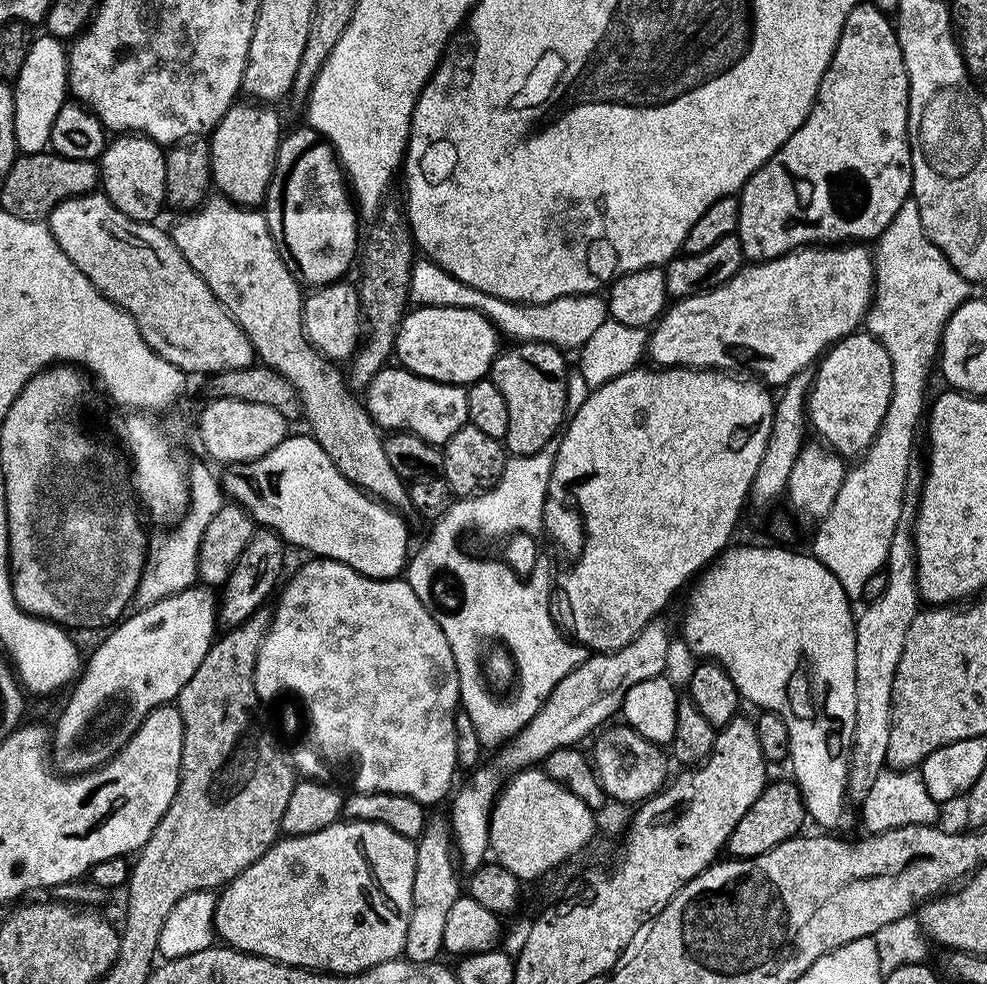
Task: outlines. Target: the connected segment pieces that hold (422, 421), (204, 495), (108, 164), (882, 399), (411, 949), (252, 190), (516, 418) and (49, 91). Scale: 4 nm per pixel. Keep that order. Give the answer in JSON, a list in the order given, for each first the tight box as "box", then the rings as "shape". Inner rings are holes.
[{"box":[366,366,468,446],"shape":[[[399,366],[381,368],[367,384],[366,411],[381,430],[407,430],[418,434],[427,444],[443,446],[459,428],[468,424],[467,387],[427,380]]]},{"box":[133,469,226,609],"shape":[[[206,469],[198,472],[198,481],[189,485],[189,508],[184,521],[187,524],[178,527],[174,532],[149,541],[143,574],[133,596],[135,609],[148,608],[156,605],[162,598],[191,587],[198,578],[199,548],[202,543],[202,520],[213,517],[226,502],[226,496],[216,477],[208,476]]]},{"box":[98,134,166,221],"shape":[[[120,134],[113,140],[116,141],[105,147],[98,161],[103,195],[115,208],[122,210],[122,214],[135,220],[155,221],[160,207],[166,204],[165,149],[139,134]]]},{"box":[810,330,893,446],"shape":[[[857,330],[852,333],[850,336],[844,337],[843,340],[837,342],[837,344],[831,345],[827,349],[826,355],[819,361],[818,367],[820,369],[817,370],[816,376],[814,372],[814,379],[810,384],[810,404],[814,409],[817,408],[820,412],[829,412],[832,416],[837,416],[840,419],[840,429],[837,430],[836,436],[840,440],[861,440],[864,446],[871,444],[872,440],[875,439],[876,433],[880,429],[880,425],[884,421],[884,416],[888,413],[888,407],[892,404],[893,391],[892,391],[892,359],[890,358],[890,354],[886,354],[886,350],[884,347],[877,342],[873,336],[868,335],[867,331]]]},{"box":[403,819,462,964],"shape":[[[429,819],[420,839],[415,841],[414,894],[410,906],[410,926],[406,926],[406,942],[403,959],[419,964],[431,964],[441,959],[444,952],[443,932],[446,918],[454,902],[462,895],[462,876],[456,873],[458,860],[454,855],[454,841],[449,825],[440,820]]]},{"box":[210,102,282,209],"shape":[[[237,102],[226,110],[224,117],[219,120],[210,133],[210,154],[212,155],[212,183],[215,191],[233,204],[240,204],[243,208],[255,209],[263,205],[270,178],[274,174],[274,162],[278,154],[278,146],[282,139],[280,132],[280,116],[275,107],[265,106],[260,102]]]},{"box":[490,342,570,456],"shape":[[[520,342],[509,350],[501,351],[500,355],[492,362],[490,378],[498,390],[502,390],[502,398],[506,398],[506,410],[510,410],[510,426],[503,438],[505,449],[512,456],[529,456],[546,442],[550,442],[561,431],[566,420],[568,407],[568,374],[570,365],[564,361],[565,353],[552,344],[534,344],[531,342]]]},{"box":[11,35,69,152],"shape":[[[37,35],[30,46],[30,54],[26,54],[26,62],[22,62],[22,70],[18,70],[14,83],[11,85],[14,98],[14,138],[17,149],[24,152],[42,152],[50,145],[50,126],[54,126],[54,117],[58,110],[69,99],[68,90],[68,52],[65,45],[54,36]]]}]

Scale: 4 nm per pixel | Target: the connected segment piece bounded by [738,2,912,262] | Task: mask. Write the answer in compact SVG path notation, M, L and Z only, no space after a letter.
M858 2L854 10L846 18L842 26L842 34L838 38L838 46L832 55L830 66L820 83L816 101L812 104L810 114L794 134L790 134L788 141L761 166L751 178L744 183L738 193L740 202L740 226L738 235L742 242L745 261L763 262L777 260L787 252L794 252L797 248L809 246L836 246L841 242L869 242L875 241L890 226L894 214L902 206L902 202L909 199L912 190L912 147L908 144L908 75L902 58L900 43L896 37L896 30L889 13L878 10L871 2Z

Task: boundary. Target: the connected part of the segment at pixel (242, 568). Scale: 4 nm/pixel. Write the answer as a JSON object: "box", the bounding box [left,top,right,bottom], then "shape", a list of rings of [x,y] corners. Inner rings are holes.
{"box":[218,530,286,630],"shape":[[[271,530],[257,531],[252,537],[244,553],[240,555],[239,562],[232,567],[231,574],[224,581],[222,585],[224,593],[219,593],[218,596],[218,620],[225,629],[231,630],[247,625],[249,623],[247,620],[263,606],[264,599],[271,594],[272,587],[274,592],[281,583],[280,571],[284,568],[284,551],[286,551],[284,541]]]}

